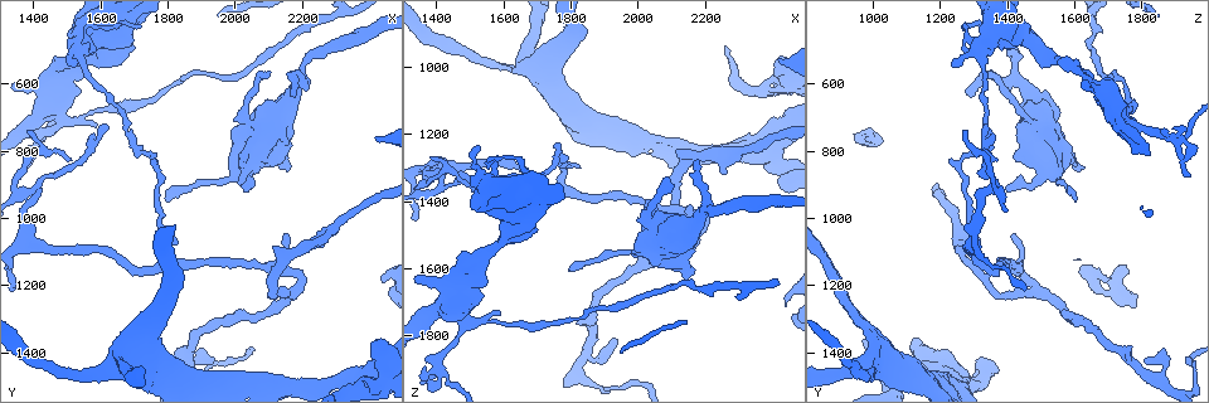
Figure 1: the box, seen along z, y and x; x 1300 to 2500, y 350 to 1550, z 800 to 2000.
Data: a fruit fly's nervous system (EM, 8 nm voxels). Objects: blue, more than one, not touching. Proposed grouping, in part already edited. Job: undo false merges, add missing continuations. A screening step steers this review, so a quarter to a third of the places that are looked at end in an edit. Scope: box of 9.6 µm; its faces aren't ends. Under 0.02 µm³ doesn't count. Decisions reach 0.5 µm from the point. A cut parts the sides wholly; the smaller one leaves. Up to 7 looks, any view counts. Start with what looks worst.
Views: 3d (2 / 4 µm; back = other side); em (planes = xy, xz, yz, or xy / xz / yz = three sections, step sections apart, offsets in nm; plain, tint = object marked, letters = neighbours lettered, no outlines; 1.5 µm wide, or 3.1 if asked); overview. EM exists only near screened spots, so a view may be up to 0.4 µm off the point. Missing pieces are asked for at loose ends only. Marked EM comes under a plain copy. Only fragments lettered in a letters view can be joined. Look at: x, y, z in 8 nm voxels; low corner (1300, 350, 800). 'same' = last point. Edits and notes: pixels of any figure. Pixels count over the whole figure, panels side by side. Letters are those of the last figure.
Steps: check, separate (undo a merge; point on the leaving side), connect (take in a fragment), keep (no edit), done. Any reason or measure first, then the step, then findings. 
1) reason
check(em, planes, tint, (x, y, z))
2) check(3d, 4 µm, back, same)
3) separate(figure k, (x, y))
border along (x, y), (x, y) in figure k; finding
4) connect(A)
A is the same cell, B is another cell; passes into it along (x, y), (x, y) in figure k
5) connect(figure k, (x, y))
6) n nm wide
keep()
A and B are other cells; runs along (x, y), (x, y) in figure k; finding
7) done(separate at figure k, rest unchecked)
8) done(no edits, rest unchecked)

abrupt turn
check(em, planes, letters, (1750, 820, 1260))

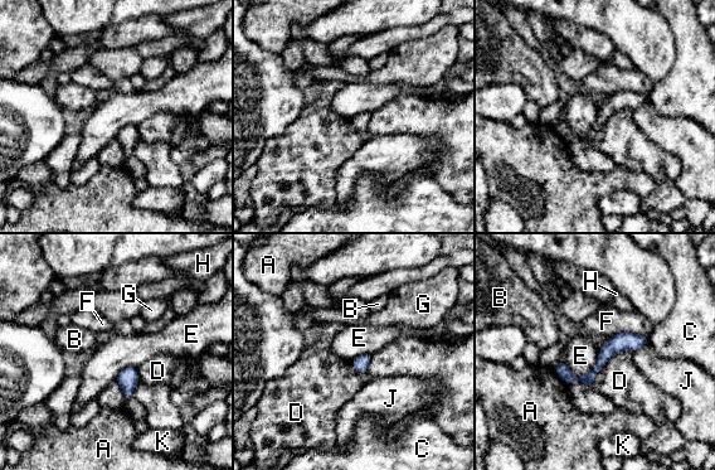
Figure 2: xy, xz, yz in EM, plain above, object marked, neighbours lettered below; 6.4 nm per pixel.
keep()
A, B, C, D, E, F, G, H, J and K are other cells; border along (599, 348), (583, 376), (562, 359) in figure 2; all the same neuron

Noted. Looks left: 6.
three arms meet
check(em, planes, letters, (1630, 1460, 1010))

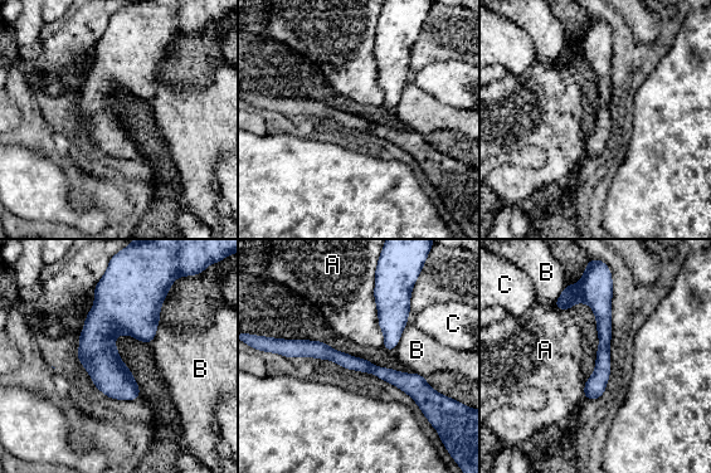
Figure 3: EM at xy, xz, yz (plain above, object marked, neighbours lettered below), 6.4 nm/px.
keep()
A, B and C are other cells; runs along (271, 345), (317, 349), (415, 379) in figure 3; all the same neuron

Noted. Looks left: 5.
an open end
check(em, planes, letters, (2430, 1360, 970))

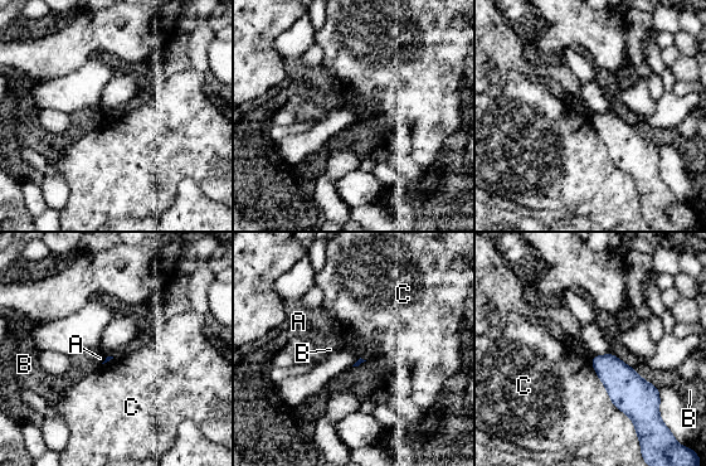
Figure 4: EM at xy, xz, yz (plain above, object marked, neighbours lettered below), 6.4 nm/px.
keep()
A, B and C are other cells; no lettered fragment goes on from it

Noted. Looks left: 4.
done(no edits, rest unchecked)

